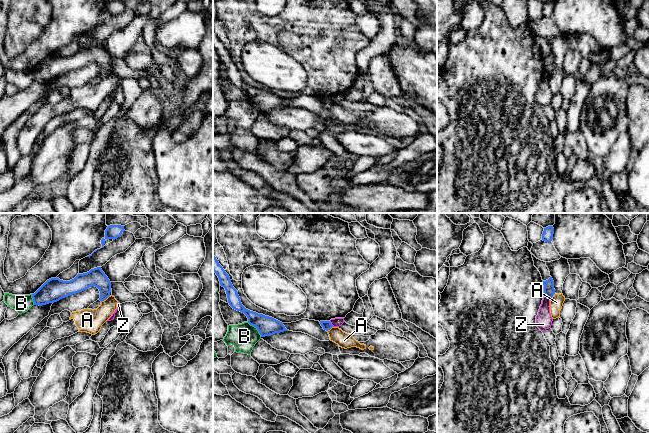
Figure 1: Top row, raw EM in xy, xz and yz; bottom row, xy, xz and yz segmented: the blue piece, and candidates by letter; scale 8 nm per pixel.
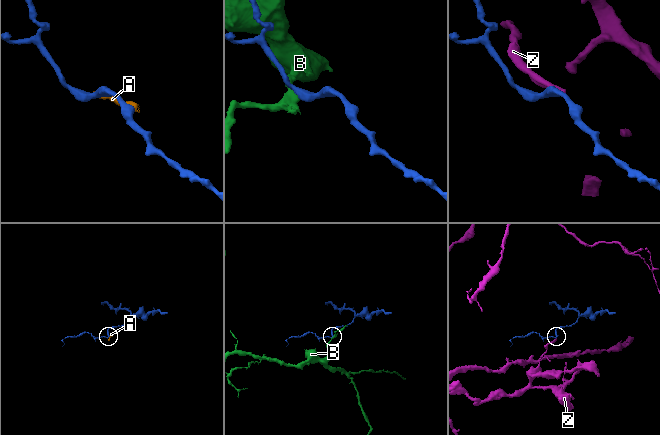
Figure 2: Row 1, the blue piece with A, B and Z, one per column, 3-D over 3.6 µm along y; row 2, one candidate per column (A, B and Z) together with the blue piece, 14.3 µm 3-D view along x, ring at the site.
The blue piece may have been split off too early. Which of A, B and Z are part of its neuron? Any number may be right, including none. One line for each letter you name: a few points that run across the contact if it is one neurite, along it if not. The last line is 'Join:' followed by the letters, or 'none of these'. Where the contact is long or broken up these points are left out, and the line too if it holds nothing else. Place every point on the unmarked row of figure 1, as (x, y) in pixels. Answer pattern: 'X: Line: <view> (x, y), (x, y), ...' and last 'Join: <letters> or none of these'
Join: none of these

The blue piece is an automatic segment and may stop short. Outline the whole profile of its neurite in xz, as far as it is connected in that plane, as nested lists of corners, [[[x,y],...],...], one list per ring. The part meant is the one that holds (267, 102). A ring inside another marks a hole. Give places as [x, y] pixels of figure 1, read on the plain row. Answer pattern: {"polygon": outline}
{"polygon": [[[213,30],[213,47],[219,54],[220,61],[225,64],[229,81],[242,89],[248,94],[248,99],[257,104],[261,113],[271,112],[275,109],[288,107],[282,98],[263,90],[246,85],[240,76],[237,66],[233,63],[229,51]]]}

